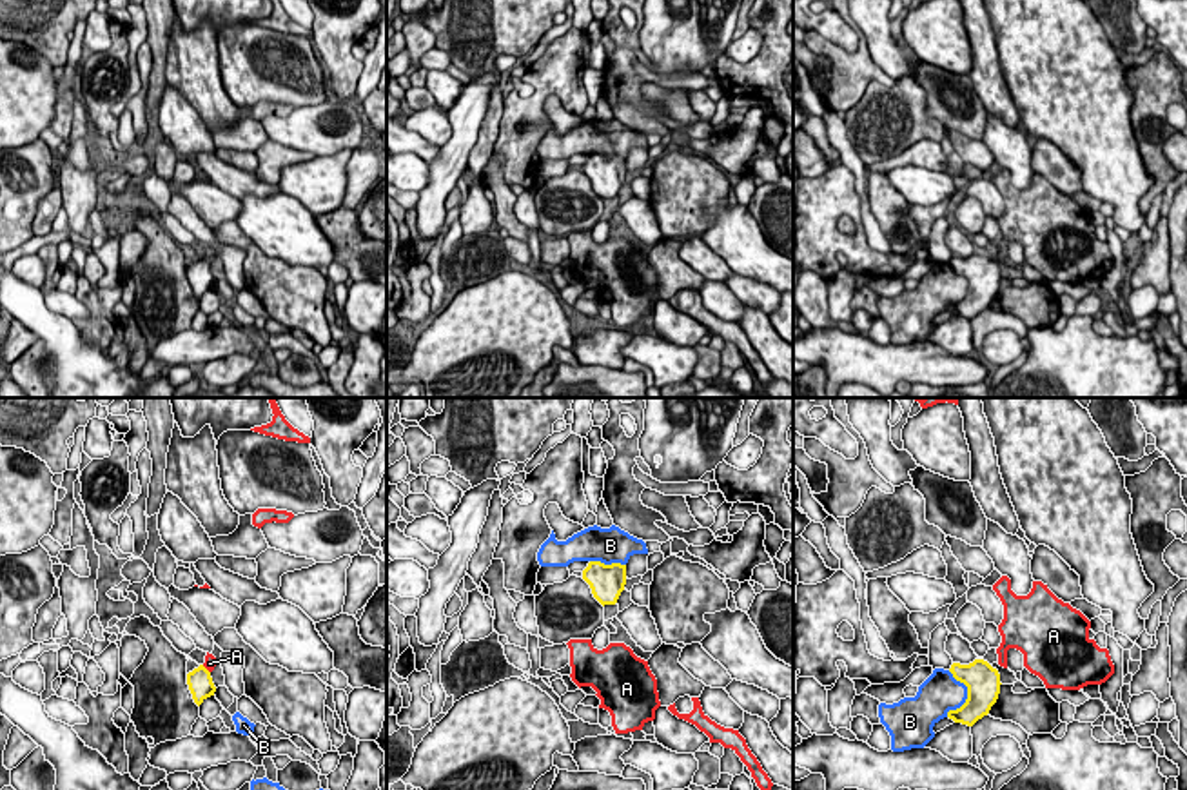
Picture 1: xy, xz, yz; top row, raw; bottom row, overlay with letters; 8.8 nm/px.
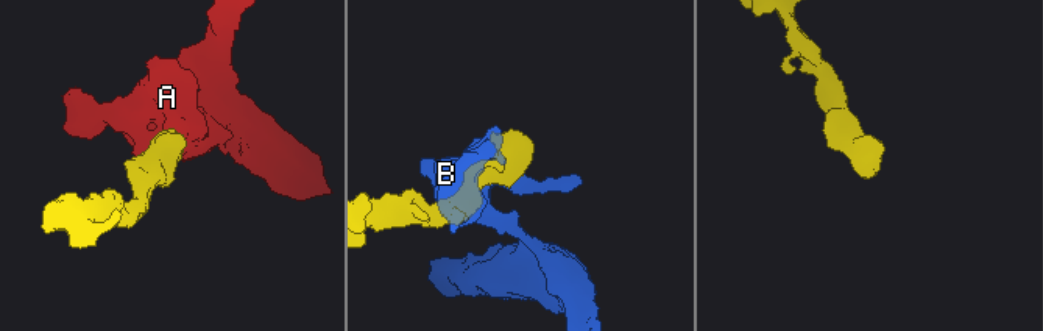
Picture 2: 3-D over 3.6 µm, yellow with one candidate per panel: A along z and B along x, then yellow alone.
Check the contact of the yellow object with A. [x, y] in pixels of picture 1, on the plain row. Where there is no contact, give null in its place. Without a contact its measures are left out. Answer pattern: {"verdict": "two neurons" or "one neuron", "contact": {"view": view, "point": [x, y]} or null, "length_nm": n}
{"verdict": "one neuron", "contact": {"view": "xy", "point": [206, 262]}, "length_nm": 110}

